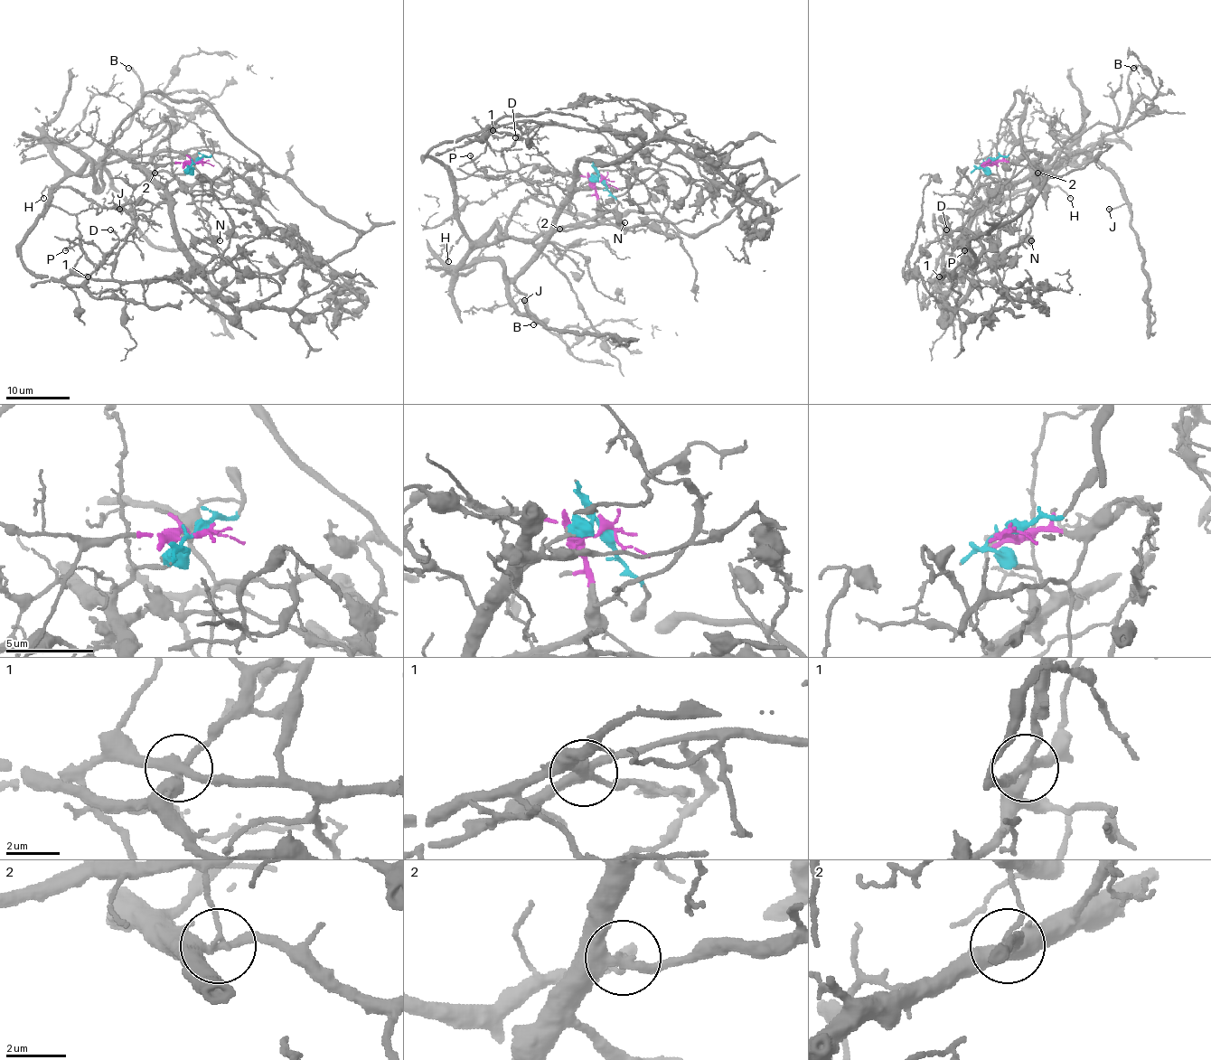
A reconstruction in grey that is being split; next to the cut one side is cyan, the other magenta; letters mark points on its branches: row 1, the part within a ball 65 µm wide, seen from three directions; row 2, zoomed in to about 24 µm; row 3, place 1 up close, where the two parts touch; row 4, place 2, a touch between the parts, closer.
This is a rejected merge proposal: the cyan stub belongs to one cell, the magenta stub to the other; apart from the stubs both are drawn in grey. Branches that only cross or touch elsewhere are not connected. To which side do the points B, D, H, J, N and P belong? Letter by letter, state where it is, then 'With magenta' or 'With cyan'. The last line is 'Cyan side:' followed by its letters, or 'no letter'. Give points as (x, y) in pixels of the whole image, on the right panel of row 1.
B: Place: (1133, 68). With cyan
D: Place: (946, 229). With magenta
H: Place: (1070, 198). With magenta
J: Place: (1109, 209). With cyan
N: Place: (1031, 240). With cyan
P: Place: (964, 250). With magenta
Cyan side: B, J, N

